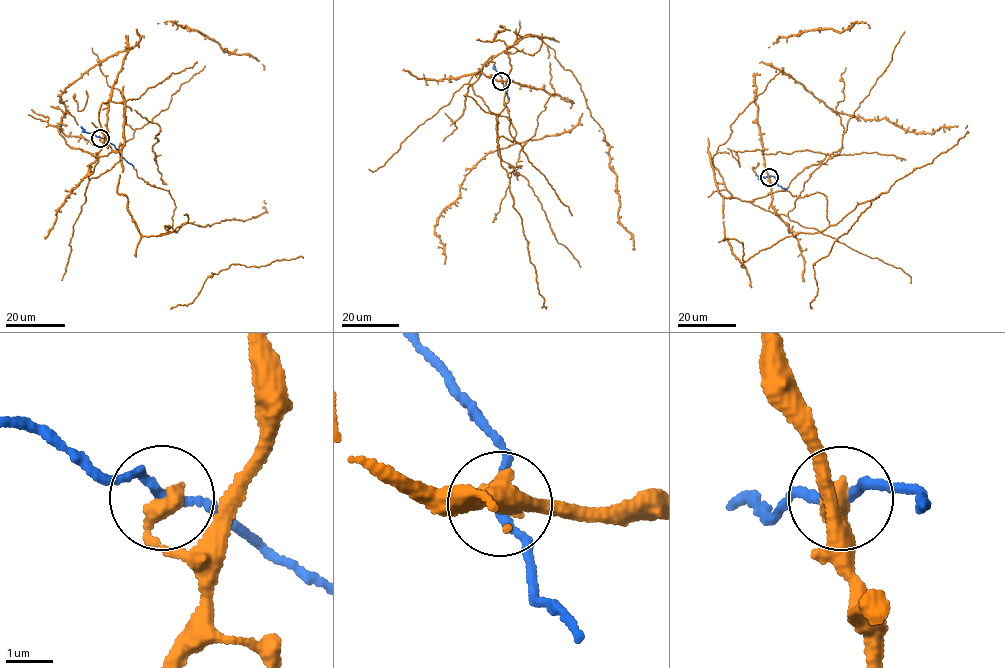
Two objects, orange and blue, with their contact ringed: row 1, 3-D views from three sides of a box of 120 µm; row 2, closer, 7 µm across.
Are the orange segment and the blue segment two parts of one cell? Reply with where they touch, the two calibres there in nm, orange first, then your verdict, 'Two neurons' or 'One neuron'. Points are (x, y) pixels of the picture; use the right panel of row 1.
Place: (769, 177). Thickness 440 nm (orange) against 180 nm. One neuron

